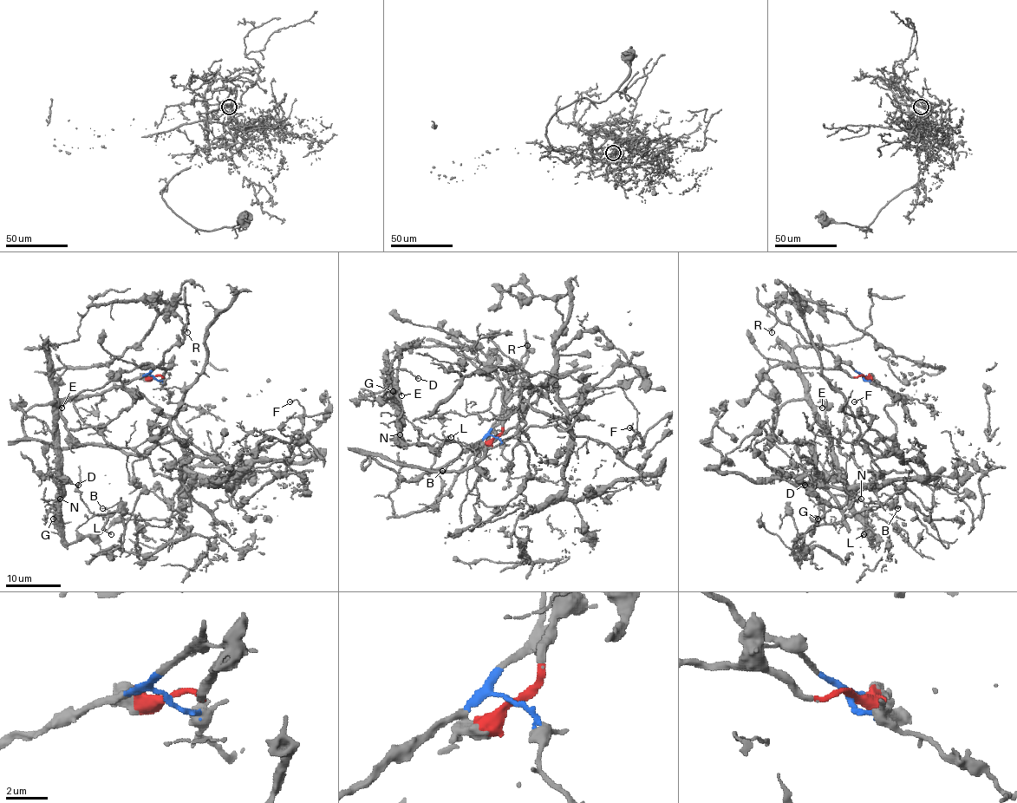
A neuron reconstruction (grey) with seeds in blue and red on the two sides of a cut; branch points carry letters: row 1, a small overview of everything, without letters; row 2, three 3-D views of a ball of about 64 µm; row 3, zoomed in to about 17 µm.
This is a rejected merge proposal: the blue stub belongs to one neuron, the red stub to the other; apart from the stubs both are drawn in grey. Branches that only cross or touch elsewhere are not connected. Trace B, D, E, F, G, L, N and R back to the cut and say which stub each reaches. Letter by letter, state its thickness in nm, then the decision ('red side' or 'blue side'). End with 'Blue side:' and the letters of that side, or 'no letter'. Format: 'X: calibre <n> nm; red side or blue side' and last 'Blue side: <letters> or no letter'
B: calibre 100 nm; red side
D: calibre 140 nm; red side
E: calibre 110 nm; red side
F: calibre 110 nm; blue side
G: calibre 120 nm; red side
L: calibre 160 nm; red side
N: calibre 150 nm; red side
R: calibre 130 nm; blue side
Blue side: F, R

